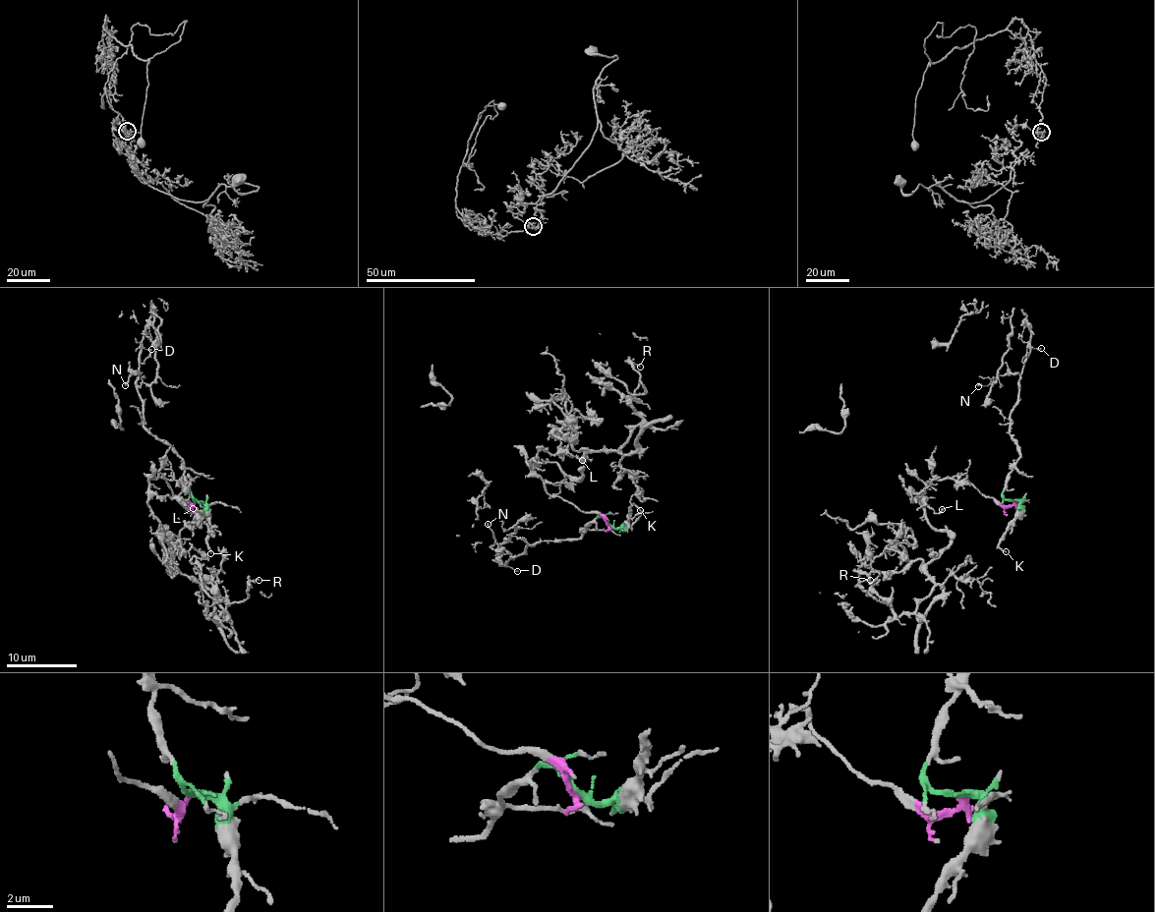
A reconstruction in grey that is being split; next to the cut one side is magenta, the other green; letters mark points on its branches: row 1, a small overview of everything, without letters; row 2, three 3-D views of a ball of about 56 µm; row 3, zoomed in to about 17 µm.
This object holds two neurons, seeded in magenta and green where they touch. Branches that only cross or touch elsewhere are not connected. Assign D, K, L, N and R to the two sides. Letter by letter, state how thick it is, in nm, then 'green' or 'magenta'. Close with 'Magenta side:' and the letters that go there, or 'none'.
D: 80 nm | green
K: 150 nm | green
L: 160 nm | magenta
N: 130 nm | green
R: 90 nm | magenta
Magenta side: L, R

